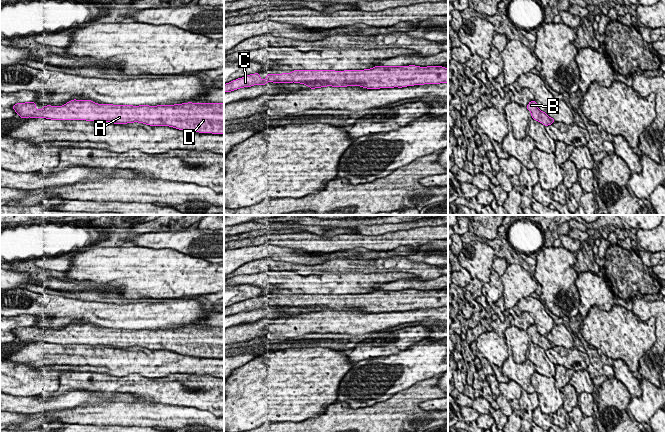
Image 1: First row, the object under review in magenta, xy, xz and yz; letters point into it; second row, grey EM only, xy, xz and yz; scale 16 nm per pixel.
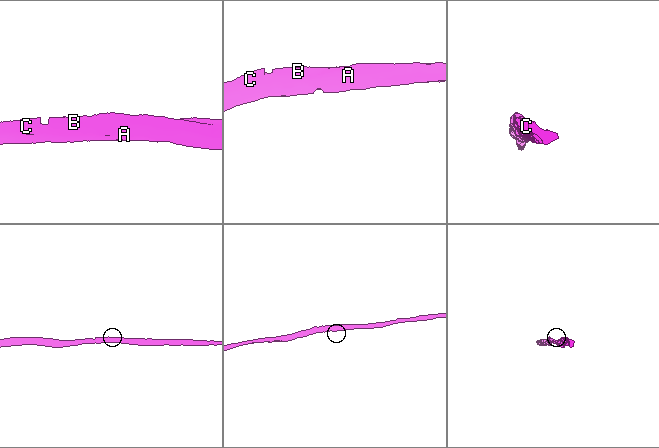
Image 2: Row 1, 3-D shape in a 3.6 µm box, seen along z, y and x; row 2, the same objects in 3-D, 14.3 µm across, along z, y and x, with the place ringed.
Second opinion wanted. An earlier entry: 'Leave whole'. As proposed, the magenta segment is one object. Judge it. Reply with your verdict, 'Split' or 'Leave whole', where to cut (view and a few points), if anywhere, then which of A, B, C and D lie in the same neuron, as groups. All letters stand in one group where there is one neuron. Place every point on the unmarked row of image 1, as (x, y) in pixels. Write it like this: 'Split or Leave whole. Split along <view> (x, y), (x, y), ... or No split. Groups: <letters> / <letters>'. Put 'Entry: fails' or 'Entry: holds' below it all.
Leave whole. No split. Groups: A B C D
Entry: holds

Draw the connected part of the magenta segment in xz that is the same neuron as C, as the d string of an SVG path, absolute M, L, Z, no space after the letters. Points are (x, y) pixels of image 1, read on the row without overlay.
M415 289L409 290L375 290L371 293L364 294L293 294L291 297L282 298L267 298L267 301L262 304L260 297L250 298L242 302L233 304L224 308L224 317L231 316L244 311L252 311L253 309L266 309L267 306L273 307L300 307L307 309L312 313L321 311L347 311L347 310L361 310L367 313L380 312L402 312L414 309L424 308L440 308L448 307L448 293L442 290L427 290L420 291Z

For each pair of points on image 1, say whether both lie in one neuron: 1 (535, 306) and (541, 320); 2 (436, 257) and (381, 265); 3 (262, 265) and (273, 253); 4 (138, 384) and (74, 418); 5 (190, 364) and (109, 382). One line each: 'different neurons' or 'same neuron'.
1: same neuron
2: different neurons
3: different neurons
4: different neurons
5: different neurons

